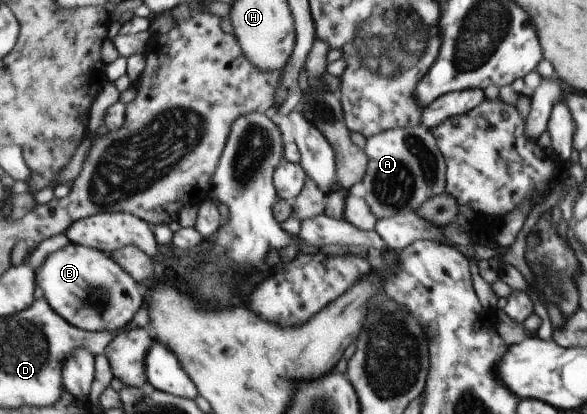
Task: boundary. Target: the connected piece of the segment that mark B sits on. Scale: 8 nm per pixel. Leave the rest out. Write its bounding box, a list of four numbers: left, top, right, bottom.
[36,243,144,332]

